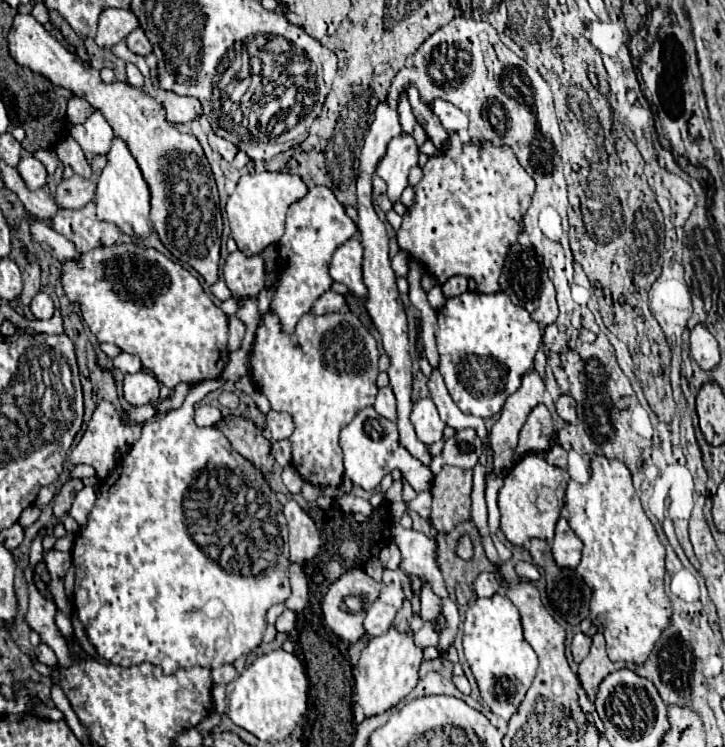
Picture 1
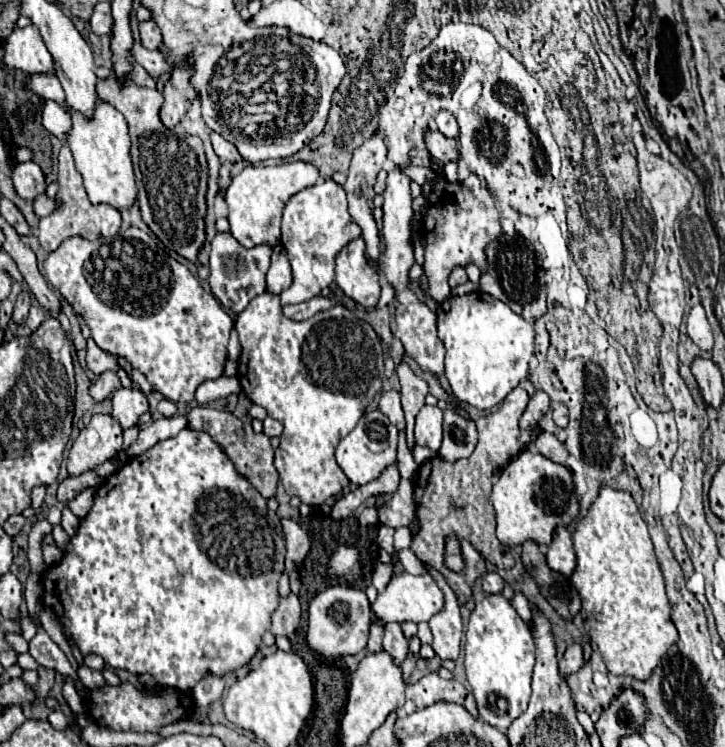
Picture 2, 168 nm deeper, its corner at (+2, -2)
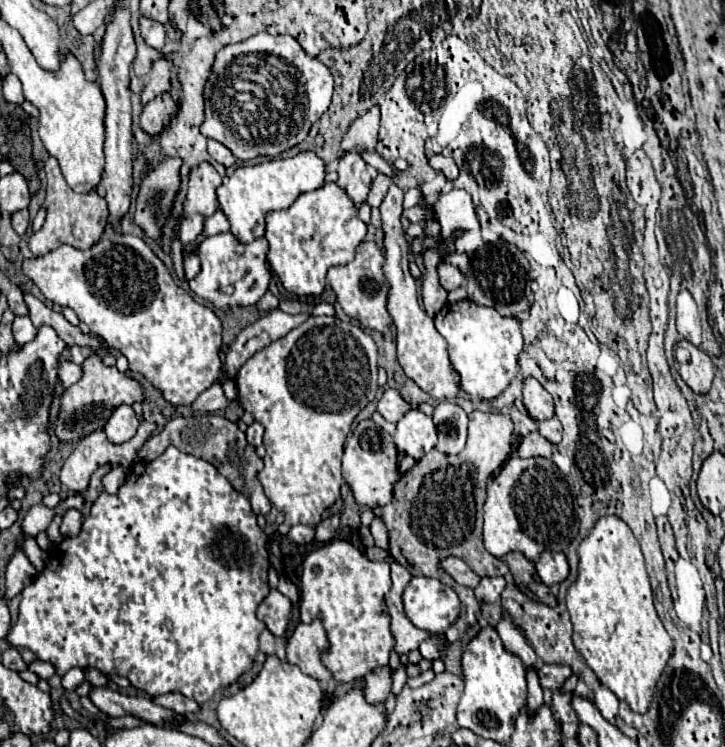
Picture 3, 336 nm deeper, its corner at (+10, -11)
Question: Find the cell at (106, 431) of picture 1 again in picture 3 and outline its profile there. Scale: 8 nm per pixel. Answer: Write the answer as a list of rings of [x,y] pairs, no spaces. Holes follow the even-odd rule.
[[[141,421],[141,425],[139,425],[139,433],[135,433],[135,437],[133,437],[131,441],[121,443],[121,445],[113,445],[113,443],[109,443],[109,439],[105,437],[103,431],[95,431],[93,435],[81,439],[81,443],[75,445],[73,453],[71,453],[71,455],[67,457],[67,461],[63,463],[63,469],[61,469],[61,483],[63,483],[63,487],[71,489],[73,493],[83,493],[83,491],[87,489],[87,485],[89,485],[91,475],[97,471],[99,465],[103,465],[103,463],[121,463],[123,467],[131,467],[131,465],[135,465],[135,463],[139,461],[137,451],[141,449],[141,445],[147,441],[147,437],[149,437],[153,431],[155,431],[155,425],[153,425],[153,423],[149,423],[149,421]]]

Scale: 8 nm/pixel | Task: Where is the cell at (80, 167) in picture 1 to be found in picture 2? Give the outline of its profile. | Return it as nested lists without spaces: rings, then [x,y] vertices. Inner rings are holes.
[[[67,144],[61,146],[59,152],[59,174],[57,174],[57,182],[59,182],[59,192],[57,192],[57,200],[61,200],[63,204],[59,206],[57,214],[51,214],[47,218],[41,218],[39,222],[39,242],[45,250],[53,252],[57,250],[67,238],[73,236],[81,236],[87,240],[97,240],[101,236],[113,236],[119,232],[121,226],[121,214],[117,214],[117,210],[113,210],[111,206],[93,206],[87,198],[87,192],[83,188],[83,178],[75,166],[73,160],[73,152]]]

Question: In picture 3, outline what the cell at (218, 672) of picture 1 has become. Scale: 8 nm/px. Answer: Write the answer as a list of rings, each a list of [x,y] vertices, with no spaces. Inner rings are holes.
[[[169,693],[169,695],[159,695],[159,697],[153,697],[151,699],[155,705],[161,705],[161,707],[167,707],[167,709],[173,709],[181,715],[193,715],[195,711],[199,711],[199,705],[193,701],[193,699],[187,699],[183,697],[181,693]]]

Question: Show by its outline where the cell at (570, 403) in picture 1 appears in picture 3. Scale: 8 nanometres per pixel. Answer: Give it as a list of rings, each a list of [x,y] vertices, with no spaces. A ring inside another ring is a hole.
[[[557,417],[549,419],[549,421],[539,421],[539,433],[549,439],[551,443],[559,443],[561,441],[561,423]]]

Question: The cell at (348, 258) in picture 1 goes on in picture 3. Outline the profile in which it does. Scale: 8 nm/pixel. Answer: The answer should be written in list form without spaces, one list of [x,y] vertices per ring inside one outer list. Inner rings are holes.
[[[363,241],[357,247],[357,255],[351,263],[331,267],[327,273],[327,279],[329,279],[329,283],[337,295],[339,305],[343,307],[343,311],[349,317],[357,319],[361,323],[361,327],[371,329],[371,331],[379,331],[381,335],[389,333],[393,327],[393,319],[387,311],[389,281],[383,275],[383,263],[385,263],[383,249],[375,241]]]

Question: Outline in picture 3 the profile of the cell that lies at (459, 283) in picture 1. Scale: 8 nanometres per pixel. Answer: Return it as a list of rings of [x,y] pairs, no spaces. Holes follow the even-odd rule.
[[[443,261],[443,263],[437,267],[437,273],[439,273],[439,283],[441,283],[441,287],[447,289],[447,291],[453,291],[453,289],[461,287],[463,281],[465,281],[463,273],[461,273],[457,267],[453,267],[451,263],[447,263],[447,261]]]

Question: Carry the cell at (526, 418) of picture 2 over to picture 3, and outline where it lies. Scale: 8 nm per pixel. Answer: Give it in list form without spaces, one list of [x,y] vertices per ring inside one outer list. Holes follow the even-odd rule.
[[[533,377],[525,379],[525,387],[523,387],[523,403],[531,415],[531,419],[545,419],[545,415],[555,413],[553,407],[553,397],[549,395],[549,391]]]

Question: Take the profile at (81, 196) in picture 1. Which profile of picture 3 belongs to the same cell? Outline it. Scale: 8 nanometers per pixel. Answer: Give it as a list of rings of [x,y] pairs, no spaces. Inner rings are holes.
[[[23,209],[23,211],[13,213],[11,225],[13,225],[13,229],[15,229],[17,235],[25,235],[25,231],[27,231],[27,227],[29,227],[29,211]]]

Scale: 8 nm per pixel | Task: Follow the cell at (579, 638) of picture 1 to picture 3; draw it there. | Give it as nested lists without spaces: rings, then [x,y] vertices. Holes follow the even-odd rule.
[[[543,665],[537,671],[537,675],[539,675],[539,683],[543,689],[557,691],[565,683],[565,679],[571,677],[571,669],[565,665]]]

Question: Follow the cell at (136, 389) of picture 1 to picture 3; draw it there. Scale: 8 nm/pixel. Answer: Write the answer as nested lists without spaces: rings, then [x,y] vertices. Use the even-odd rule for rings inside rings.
[[[125,405],[125,407],[117,407],[117,411],[111,415],[109,423],[105,425],[105,433],[111,443],[119,445],[129,441],[135,435],[137,427],[139,427],[139,417],[135,415],[133,407]]]

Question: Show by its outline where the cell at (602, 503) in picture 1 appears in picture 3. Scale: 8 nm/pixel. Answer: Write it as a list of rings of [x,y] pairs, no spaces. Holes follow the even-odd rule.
[[[615,515],[601,517],[579,545],[579,575],[569,587],[565,603],[573,623],[573,645],[579,655],[607,689],[611,689],[621,701],[627,701],[635,713],[645,713],[657,689],[657,681],[671,657],[671,637],[655,611],[653,591],[639,543],[633,531]]]

